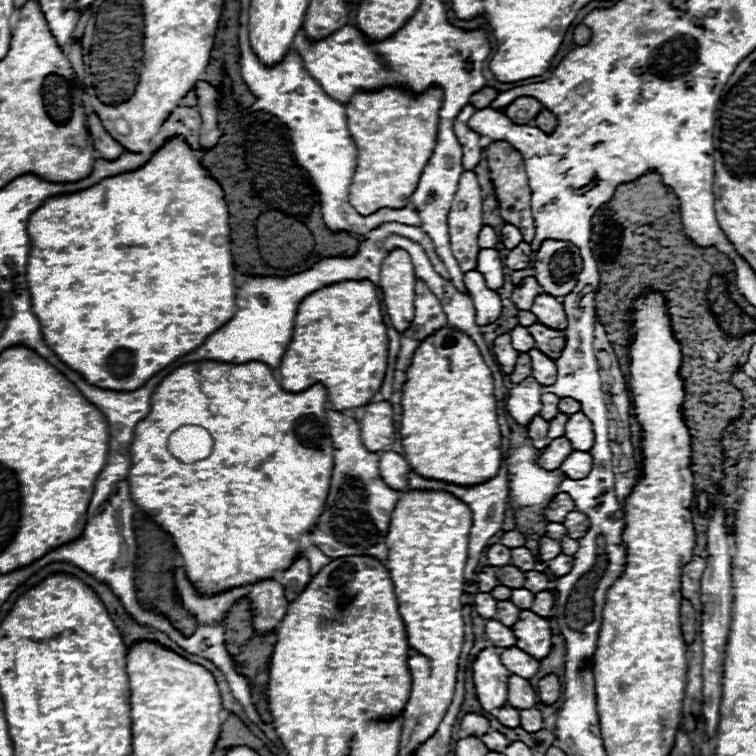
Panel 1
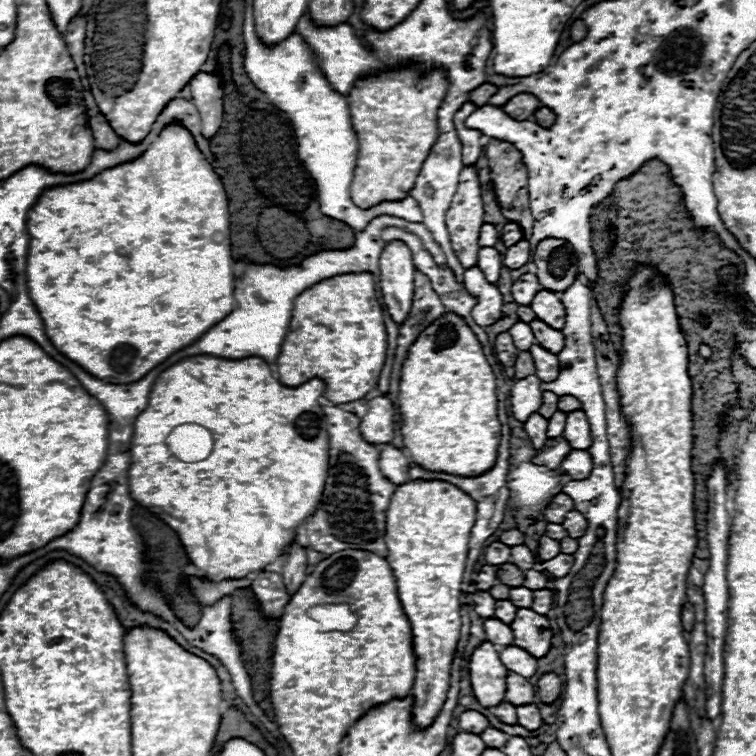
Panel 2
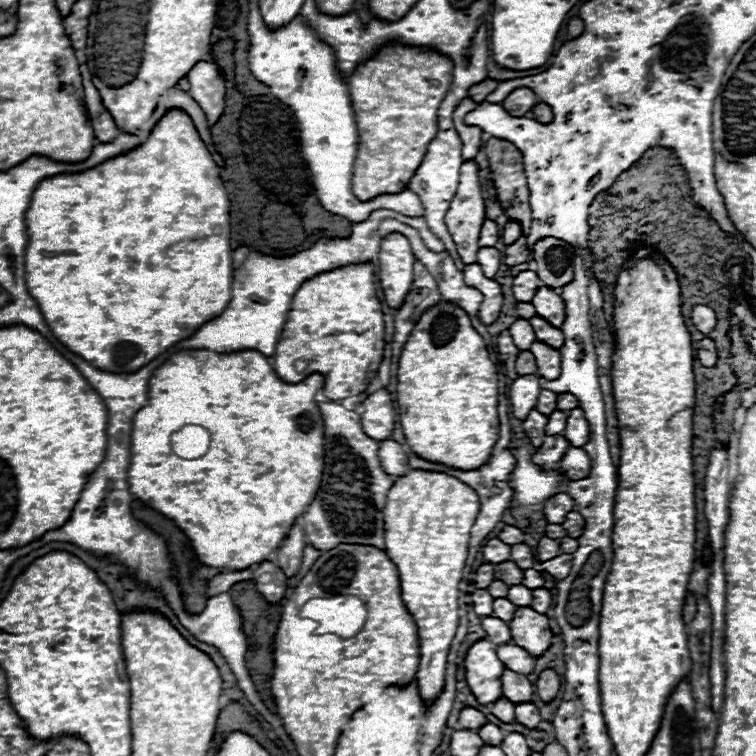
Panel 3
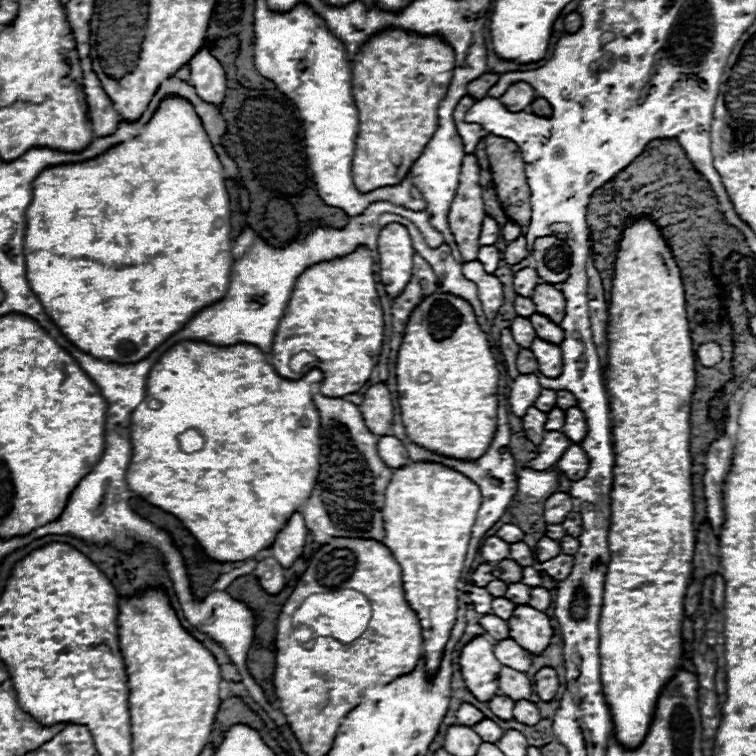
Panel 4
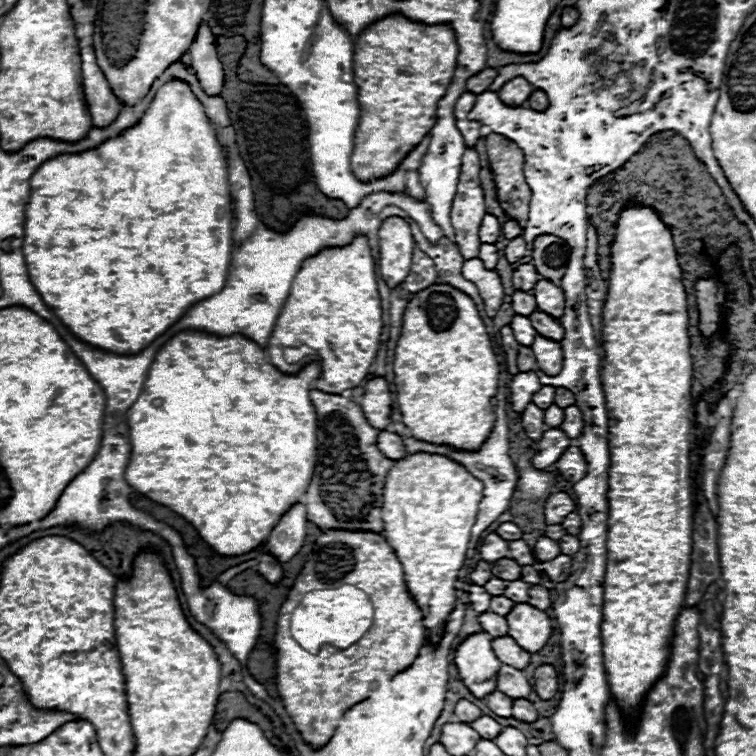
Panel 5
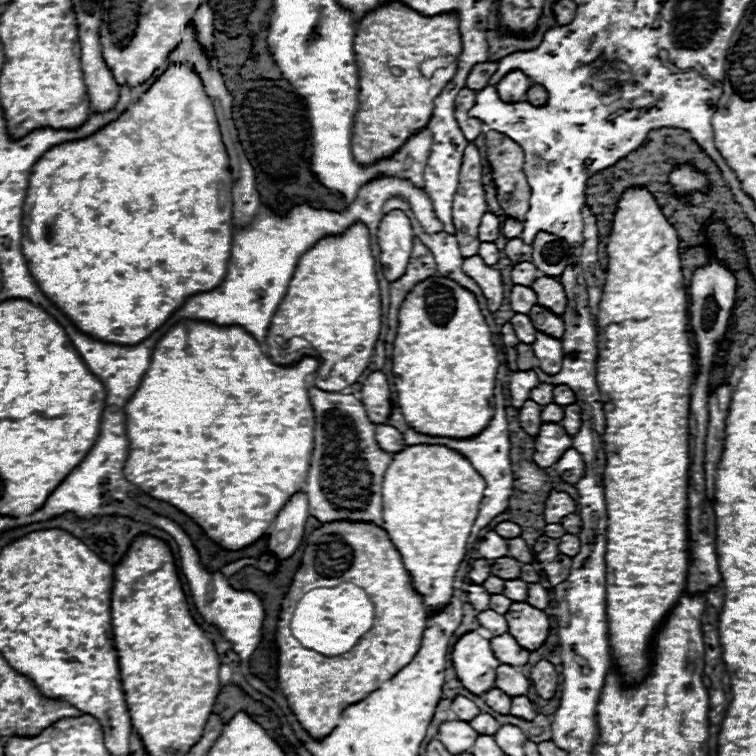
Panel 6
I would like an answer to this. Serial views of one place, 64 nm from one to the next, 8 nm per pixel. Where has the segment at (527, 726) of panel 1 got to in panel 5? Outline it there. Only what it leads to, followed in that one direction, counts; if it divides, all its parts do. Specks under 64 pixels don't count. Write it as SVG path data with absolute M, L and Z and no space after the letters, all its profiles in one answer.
M516 698L514 700L514 704L512 704L512 716L516 720L522 720L522 722L536 722L538 720L538 712L536 712L534 704L524 700L524 698Z

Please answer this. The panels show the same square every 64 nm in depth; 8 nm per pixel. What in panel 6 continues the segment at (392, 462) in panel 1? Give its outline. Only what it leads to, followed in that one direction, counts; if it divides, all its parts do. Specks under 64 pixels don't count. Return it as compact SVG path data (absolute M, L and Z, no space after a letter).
M378 424L376 428L378 428L376 430L376 442L380 442L382 450L388 450L392 454L398 454L400 450L406 448L406 442L404 442L402 434L396 428L386 426L386 424Z

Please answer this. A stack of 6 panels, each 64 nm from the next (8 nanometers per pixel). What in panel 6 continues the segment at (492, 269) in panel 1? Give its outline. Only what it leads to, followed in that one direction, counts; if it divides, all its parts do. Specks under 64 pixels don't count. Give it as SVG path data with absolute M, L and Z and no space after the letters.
M482 242L480 244L480 254L478 254L488 266L494 266L498 262L498 248L494 242Z

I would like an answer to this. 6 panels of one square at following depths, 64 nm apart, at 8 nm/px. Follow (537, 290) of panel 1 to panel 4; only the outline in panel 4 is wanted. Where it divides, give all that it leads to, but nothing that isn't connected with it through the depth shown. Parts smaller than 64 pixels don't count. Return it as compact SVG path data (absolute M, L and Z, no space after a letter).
M522 268L514 274L514 292L518 296L530 298L538 284L544 284L544 280L532 268Z

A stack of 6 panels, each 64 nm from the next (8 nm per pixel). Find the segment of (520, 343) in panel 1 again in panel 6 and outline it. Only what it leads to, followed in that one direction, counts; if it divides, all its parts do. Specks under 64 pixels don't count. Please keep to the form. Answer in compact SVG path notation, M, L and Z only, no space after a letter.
M514 314L510 324L514 326L514 332L516 332L520 342L524 342L524 344L532 344L534 342L536 328L532 326L532 320L526 314Z

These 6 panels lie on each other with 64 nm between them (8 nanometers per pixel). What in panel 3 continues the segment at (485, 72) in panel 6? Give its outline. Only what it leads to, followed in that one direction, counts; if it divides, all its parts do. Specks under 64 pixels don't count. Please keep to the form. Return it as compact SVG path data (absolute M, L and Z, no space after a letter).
M484 80L484 82L476 84L476 86L472 86L472 90L468 90L468 94L470 94L470 98L472 98L476 104L480 104L480 102L486 100L486 96L488 96L490 92L496 90L496 86L498 86L496 80Z

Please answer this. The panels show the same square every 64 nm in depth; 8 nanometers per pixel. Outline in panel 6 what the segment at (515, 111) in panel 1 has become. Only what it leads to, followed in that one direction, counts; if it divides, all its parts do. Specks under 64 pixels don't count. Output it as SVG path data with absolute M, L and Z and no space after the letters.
M520 70L510 72L508 76L502 78L502 82L496 86L500 100L504 102L520 102L522 96L534 86L532 80L528 80L526 74L522 74Z

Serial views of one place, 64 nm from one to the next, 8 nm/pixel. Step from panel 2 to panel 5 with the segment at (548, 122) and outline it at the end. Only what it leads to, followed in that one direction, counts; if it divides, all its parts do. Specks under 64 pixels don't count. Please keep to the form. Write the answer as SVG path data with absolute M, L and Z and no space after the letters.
M534 90L532 92L532 98L526 102L526 108L532 108L536 112L544 112L548 108L548 100L546 100L546 94L540 92L540 90Z

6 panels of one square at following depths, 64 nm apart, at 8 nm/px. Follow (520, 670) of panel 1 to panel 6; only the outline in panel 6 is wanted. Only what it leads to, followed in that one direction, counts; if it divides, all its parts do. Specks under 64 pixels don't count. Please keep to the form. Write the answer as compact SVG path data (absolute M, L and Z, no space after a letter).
M502 634L500 638L492 638L490 646L496 654L496 658L502 664L512 664L512 666L524 666L528 662L530 652L522 646L518 646L518 642L510 636L510 634Z

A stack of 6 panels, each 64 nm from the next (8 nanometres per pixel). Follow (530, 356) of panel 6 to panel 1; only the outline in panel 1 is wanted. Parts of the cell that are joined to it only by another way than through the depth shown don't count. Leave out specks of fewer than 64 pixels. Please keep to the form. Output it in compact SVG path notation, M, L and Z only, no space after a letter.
M520 354L518 360L516 360L516 366L514 366L514 372L510 374L510 380L514 384L522 382L524 378L528 378L532 372L532 366L530 366L530 356L528 354Z

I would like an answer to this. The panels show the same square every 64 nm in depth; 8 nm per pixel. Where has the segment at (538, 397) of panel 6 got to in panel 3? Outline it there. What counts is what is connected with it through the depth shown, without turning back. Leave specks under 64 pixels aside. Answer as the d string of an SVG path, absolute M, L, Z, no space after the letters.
M542 390L536 410L540 410L540 414L544 414L544 416L550 416L556 410L556 400L558 400L558 394L554 394L550 390Z

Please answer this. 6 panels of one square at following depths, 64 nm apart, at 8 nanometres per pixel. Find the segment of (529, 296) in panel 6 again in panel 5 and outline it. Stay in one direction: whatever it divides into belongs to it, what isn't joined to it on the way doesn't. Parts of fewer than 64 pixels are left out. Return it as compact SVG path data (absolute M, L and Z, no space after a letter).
M516 290L512 294L512 308L520 316L530 316L536 310L536 300L532 298L532 294L526 294L526 292Z

